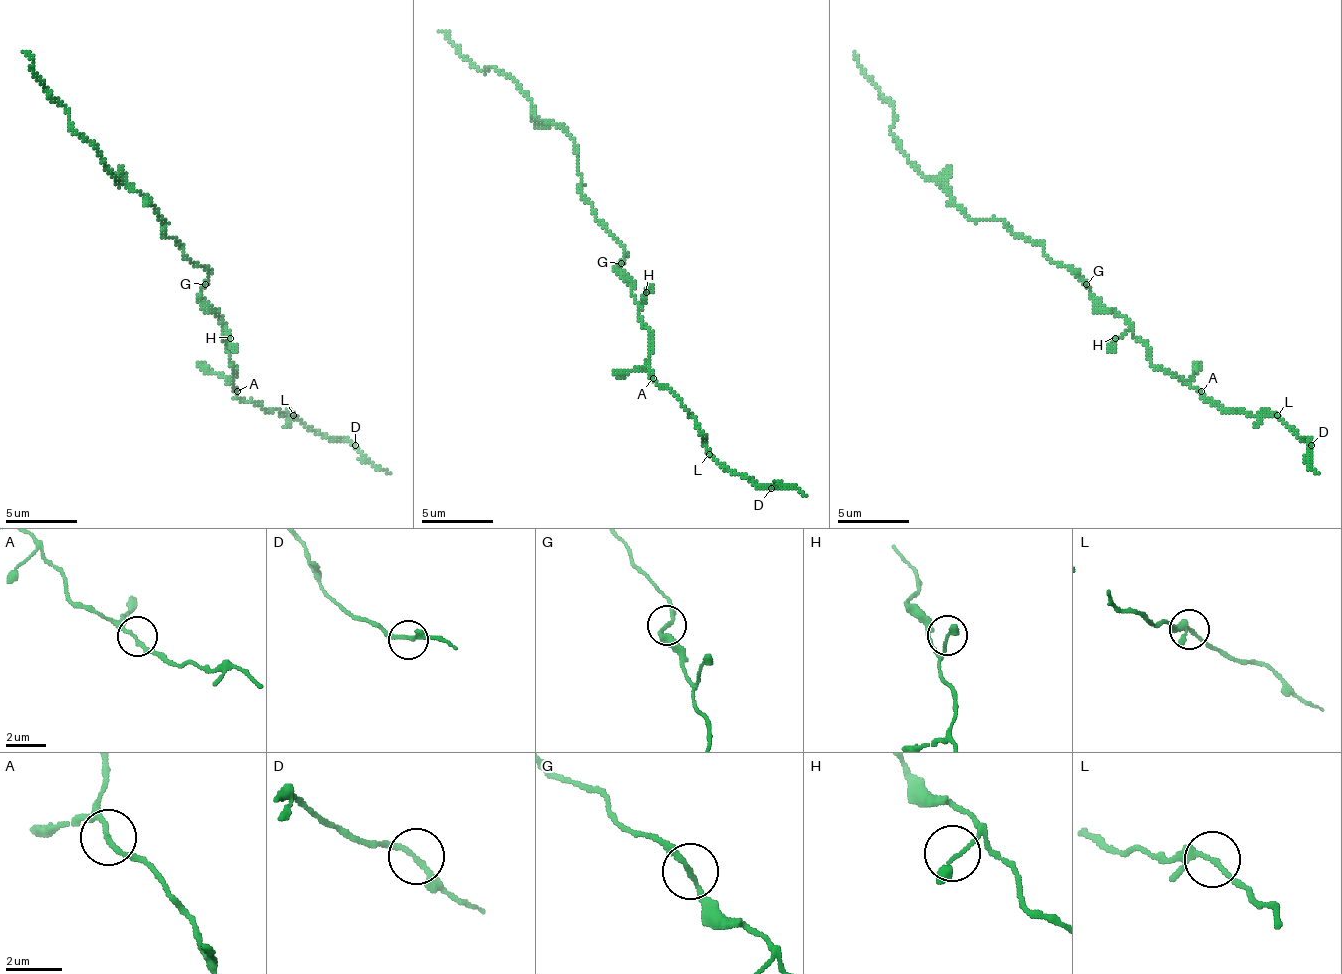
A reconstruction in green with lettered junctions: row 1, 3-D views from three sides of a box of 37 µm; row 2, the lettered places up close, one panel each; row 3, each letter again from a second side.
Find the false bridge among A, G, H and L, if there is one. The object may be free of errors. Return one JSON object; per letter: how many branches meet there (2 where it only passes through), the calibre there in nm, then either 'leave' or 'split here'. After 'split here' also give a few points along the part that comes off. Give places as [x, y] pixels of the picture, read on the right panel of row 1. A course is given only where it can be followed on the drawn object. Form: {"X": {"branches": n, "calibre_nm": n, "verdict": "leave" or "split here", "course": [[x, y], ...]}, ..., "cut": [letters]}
{"A": {"branches": 2, "calibre_nm": 170, "verdict": "leave"}, "G": {"branches": 2, "calibre_nm": 160, "verdict": "leave"}, "H": {"branches": 2, "calibre_nm": 200, "verdict": "leave"}, "L": {"branches": 2, "calibre_nm": 190, "verdict": "leave"}, "cut": []}

